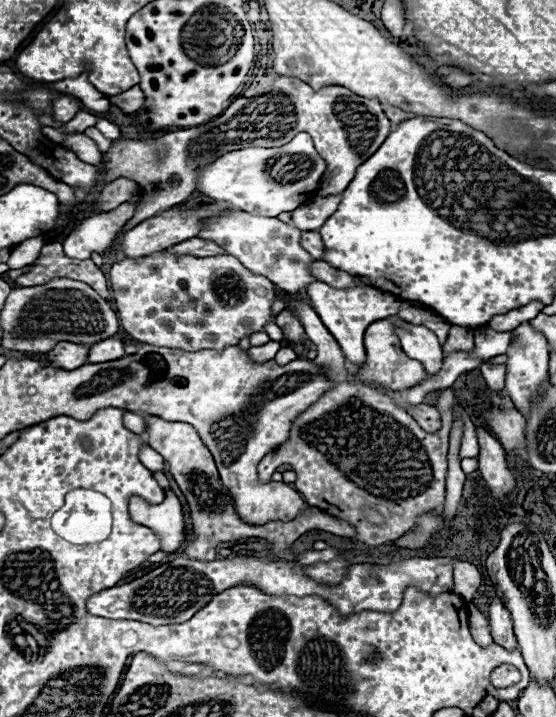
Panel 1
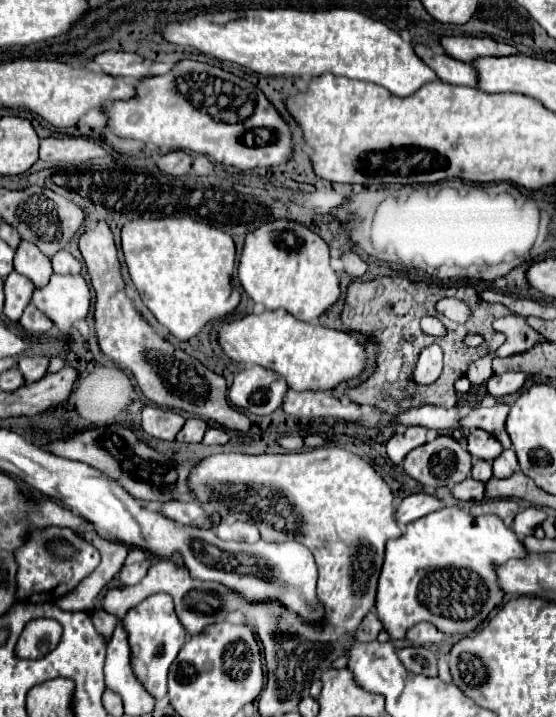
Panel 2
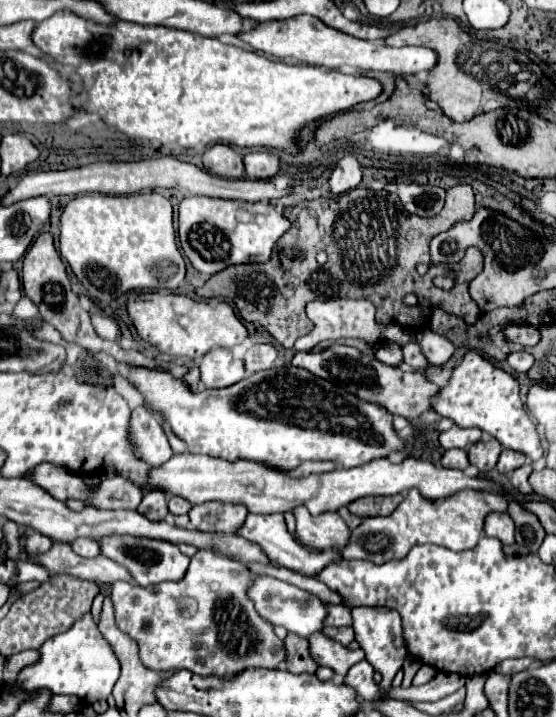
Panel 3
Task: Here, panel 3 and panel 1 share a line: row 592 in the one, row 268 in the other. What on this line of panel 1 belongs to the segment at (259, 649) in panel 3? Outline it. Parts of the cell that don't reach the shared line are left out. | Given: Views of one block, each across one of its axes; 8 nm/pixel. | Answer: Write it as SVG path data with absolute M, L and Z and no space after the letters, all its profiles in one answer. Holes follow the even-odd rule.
M160 250L112 264L108 278L124 332L144 344L186 352L222 352L238 344L244 336L262 332L268 322L274 322L270 306L276 286L264 276L252 274L240 260L228 254L196 258Z

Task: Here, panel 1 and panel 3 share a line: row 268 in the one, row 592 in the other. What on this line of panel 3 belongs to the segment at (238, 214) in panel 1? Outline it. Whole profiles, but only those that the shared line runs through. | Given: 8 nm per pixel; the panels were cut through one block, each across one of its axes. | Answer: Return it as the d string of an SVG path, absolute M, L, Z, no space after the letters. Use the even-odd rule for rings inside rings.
M256 576L254 586L250 588L250 598L254 600L260 616L264 616L268 622L272 622L274 626L284 626L288 632L294 632L304 638L312 636L314 632L320 632L324 628L324 620L328 616L326 604L320 598L316 598L314 594L300 590L292 584L280 582L276 578L268 578L268 576Z

